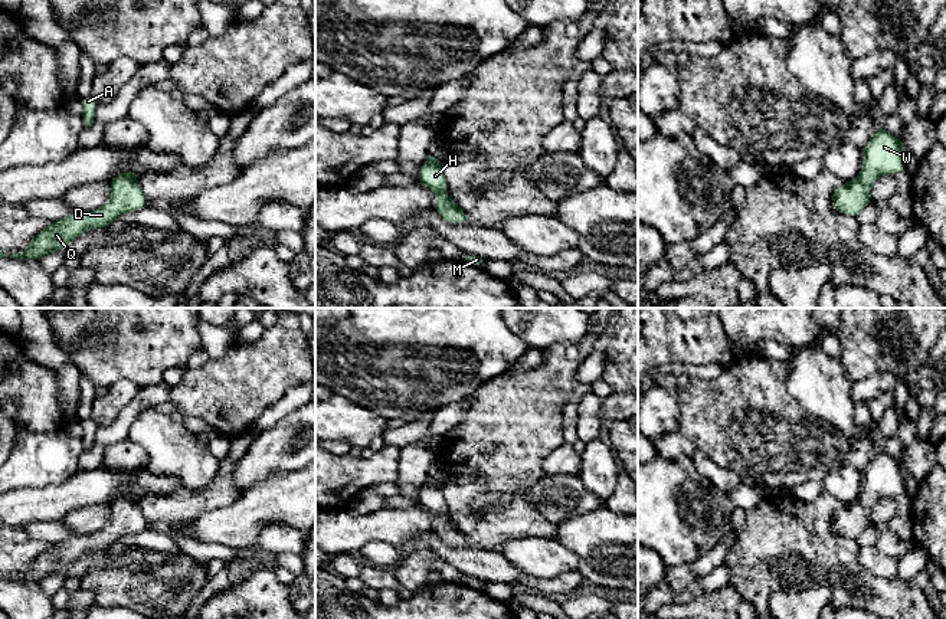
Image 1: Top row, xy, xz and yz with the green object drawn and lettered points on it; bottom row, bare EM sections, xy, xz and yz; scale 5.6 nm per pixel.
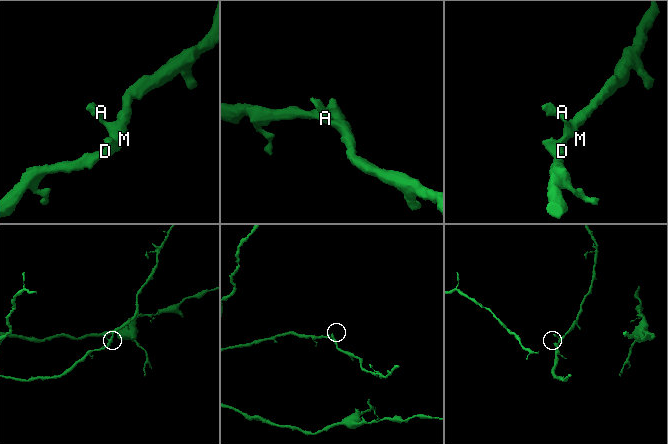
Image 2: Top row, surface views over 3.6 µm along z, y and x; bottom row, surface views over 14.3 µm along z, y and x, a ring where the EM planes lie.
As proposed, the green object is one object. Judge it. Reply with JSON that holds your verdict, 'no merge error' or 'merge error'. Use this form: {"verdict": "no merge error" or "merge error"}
{"verdict": "no merge error"}

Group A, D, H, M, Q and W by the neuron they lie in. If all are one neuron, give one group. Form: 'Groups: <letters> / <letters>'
Groups: A D H M Q W

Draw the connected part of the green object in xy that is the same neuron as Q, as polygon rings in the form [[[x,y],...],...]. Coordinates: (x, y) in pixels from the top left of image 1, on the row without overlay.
[[[120,495],[109,502],[111,518],[102,530],[94,534],[72,536],[65,541],[53,543],[32,560],[30,567],[24,573],[13,577],[6,577],[0,573],[0,580],[10,579],[23,583],[40,583],[43,579],[68,569],[85,553],[111,548],[118,538],[145,530],[147,520],[137,502],[138,497],[135,495]]]

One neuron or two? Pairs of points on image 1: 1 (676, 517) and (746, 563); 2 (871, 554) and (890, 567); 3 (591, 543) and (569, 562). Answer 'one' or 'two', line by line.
1: two
2: one
3: two

